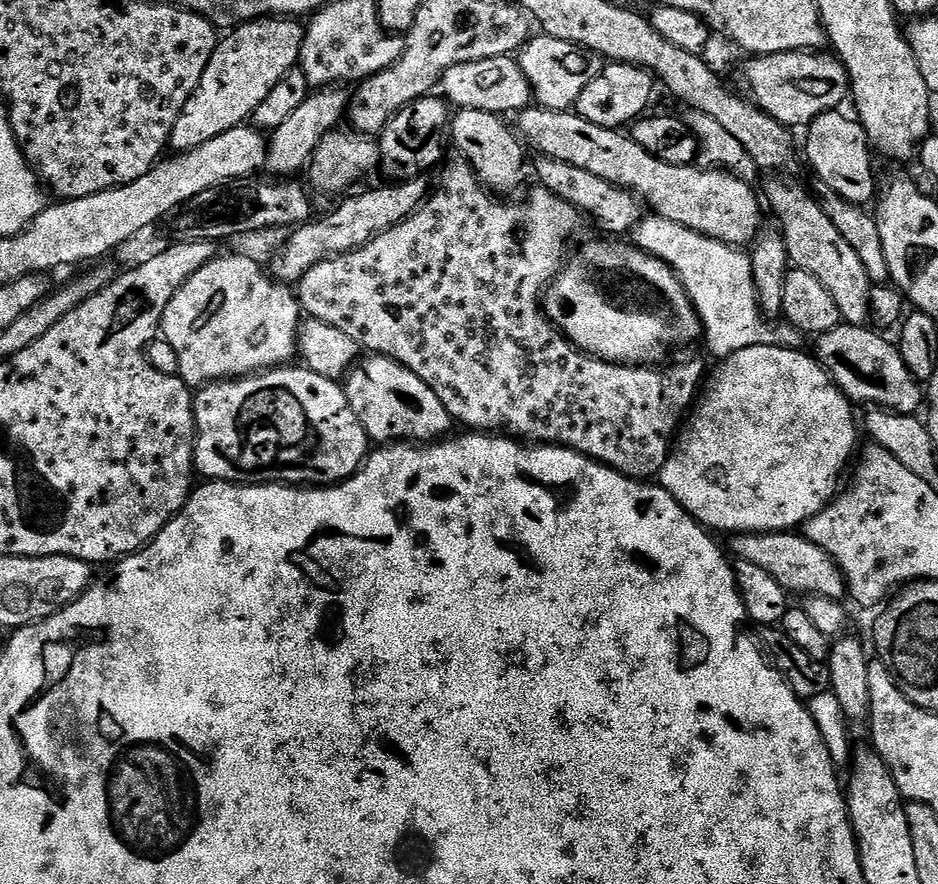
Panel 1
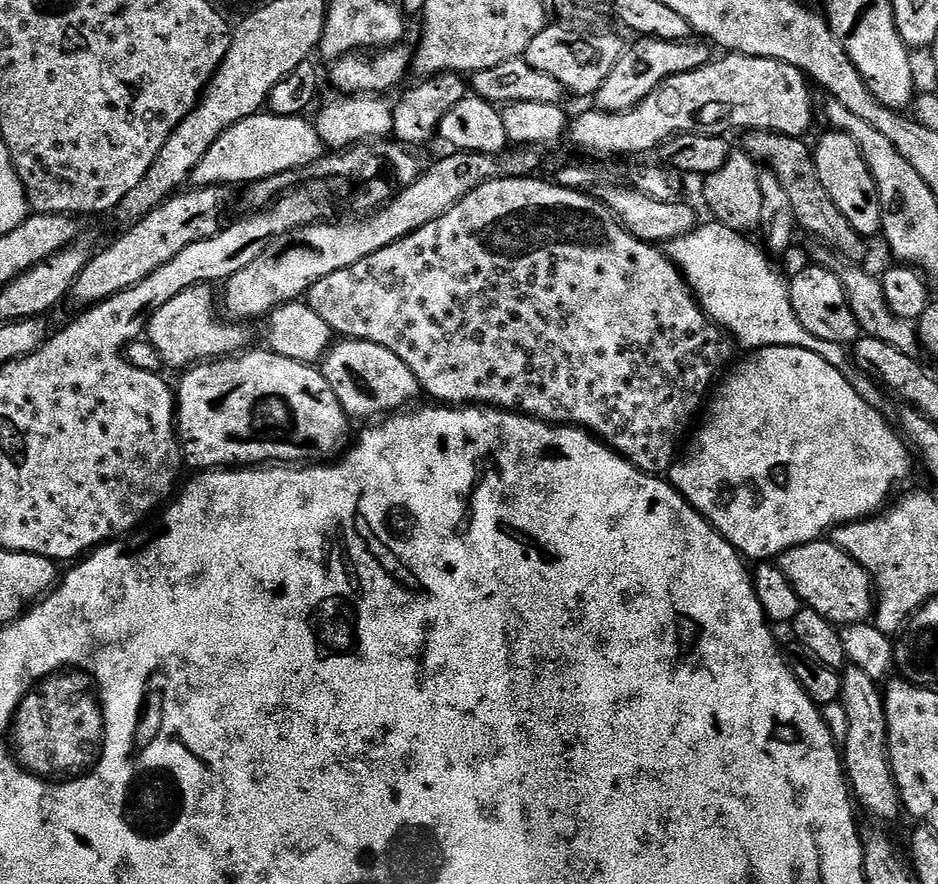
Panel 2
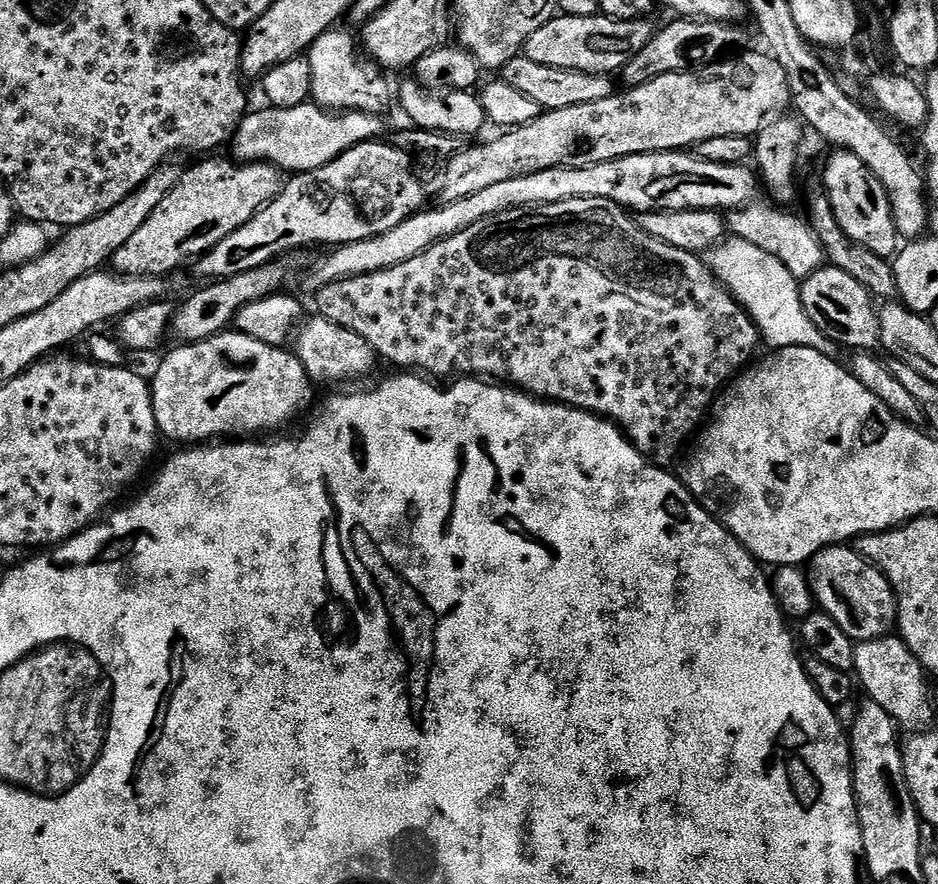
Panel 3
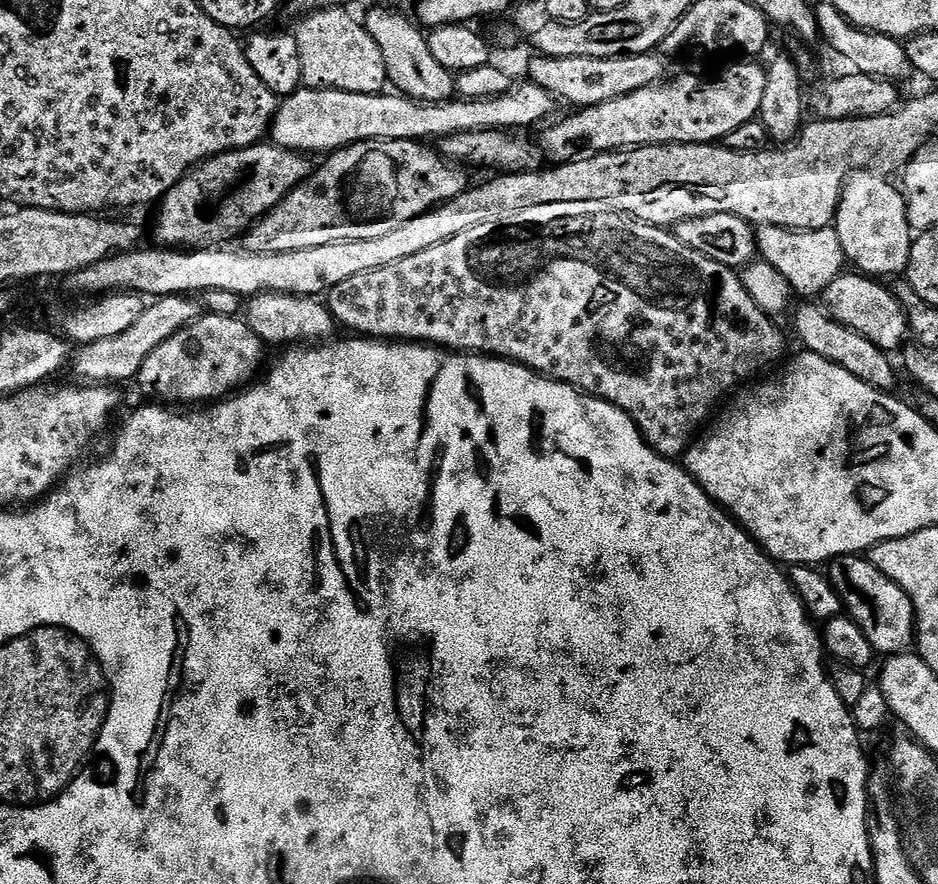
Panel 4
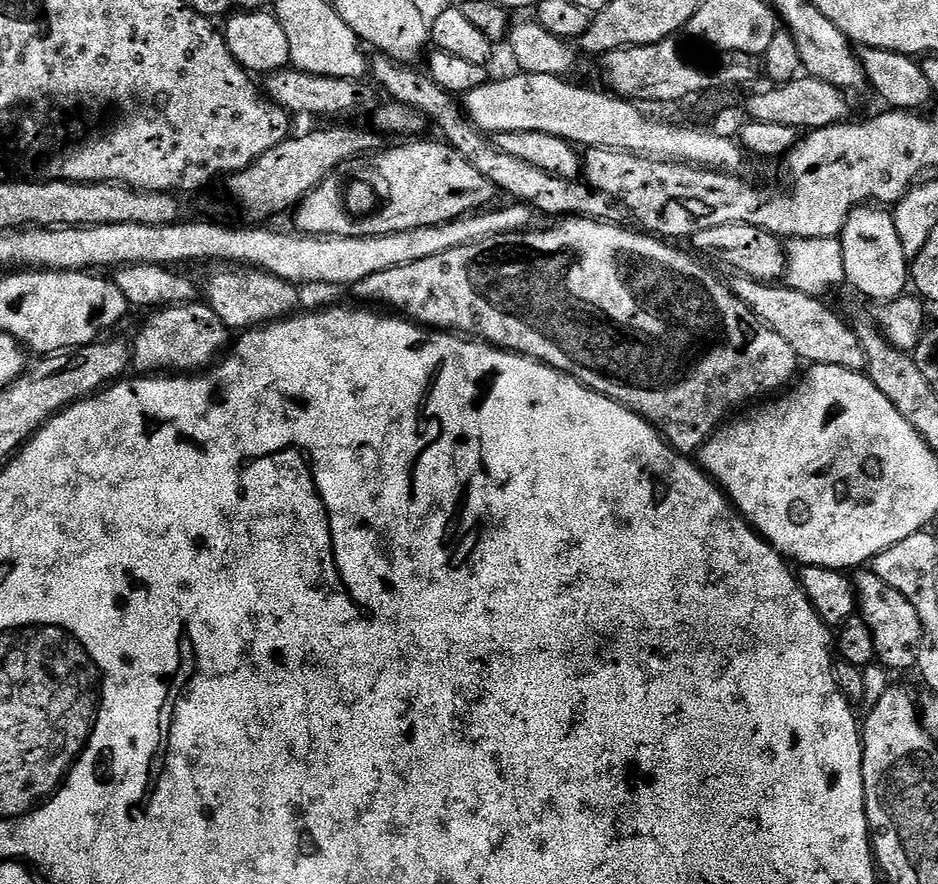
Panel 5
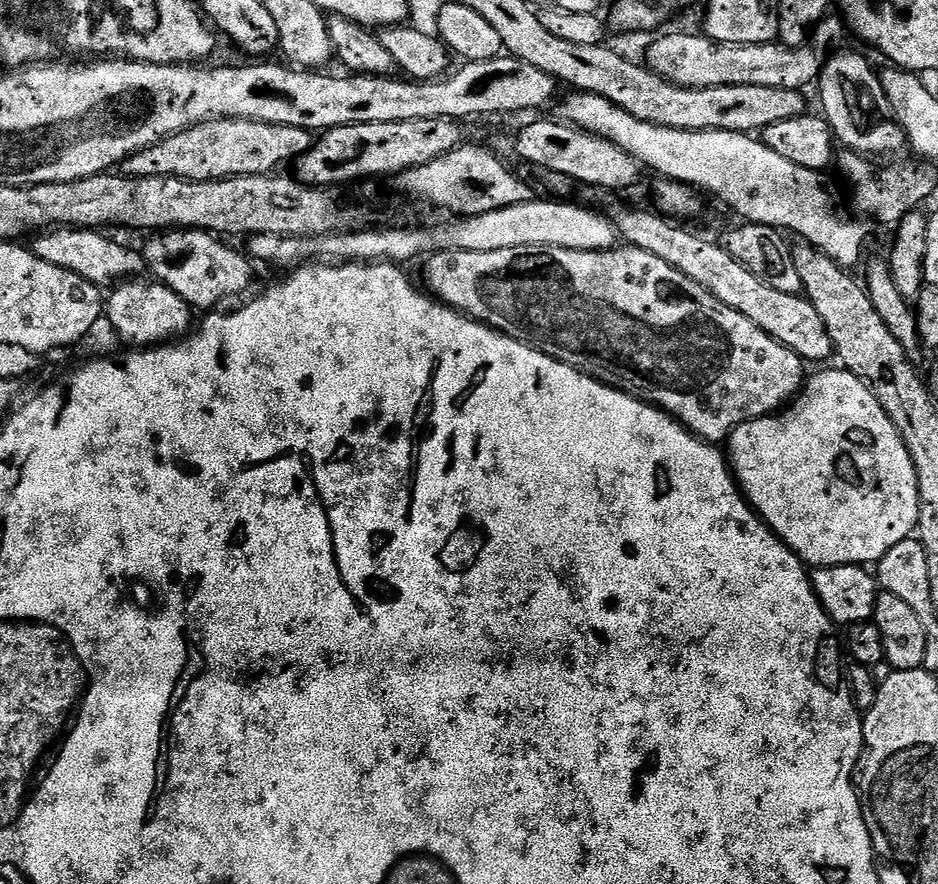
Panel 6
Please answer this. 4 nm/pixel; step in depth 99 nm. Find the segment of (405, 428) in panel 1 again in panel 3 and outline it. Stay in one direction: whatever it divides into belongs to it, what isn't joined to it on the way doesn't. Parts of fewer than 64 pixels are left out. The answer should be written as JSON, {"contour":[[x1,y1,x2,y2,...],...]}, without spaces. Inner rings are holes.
{"contour":[[322,315,313,317,313,320,305,319,294,336,296,356,313,382,317,385,344,384,359,376,368,376,375,370,378,363,376,351,368,345,366,338,362,338,362,334,354,334,354,330,346,330]]}

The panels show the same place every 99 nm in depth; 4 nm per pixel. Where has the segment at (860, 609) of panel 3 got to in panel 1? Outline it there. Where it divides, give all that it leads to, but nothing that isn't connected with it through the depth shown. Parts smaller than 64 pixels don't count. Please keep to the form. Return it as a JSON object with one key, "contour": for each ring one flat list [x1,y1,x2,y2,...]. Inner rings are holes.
{"contour":[[799,531,761,532,759,534,736,534,731,537,736,560,745,560,753,566,766,570,790,594,801,592,801,597,821,596,843,601,846,596,844,573,830,557,814,542,810,542]]}

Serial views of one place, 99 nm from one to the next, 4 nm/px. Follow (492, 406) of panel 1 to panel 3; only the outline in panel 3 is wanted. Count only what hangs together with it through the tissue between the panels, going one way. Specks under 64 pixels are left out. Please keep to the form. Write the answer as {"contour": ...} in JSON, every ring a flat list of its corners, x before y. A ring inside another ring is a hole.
{"contour":[[574,198,566,202,529,204,526,208,499,212,474,222,472,226,466,226,450,238,439,240,422,254,406,262,398,262,398,266,367,272,349,280,330,282,315,293,314,300,315,311,319,315,346,330,354,330,354,334,362,334,362,338,366,338,368,345,376,351,377,357,384,359,385,356,390,363,400,367,397,369,415,370,428,378,487,378,526,392,538,400,565,404,583,412,595,412,597,416,603,416,617,425,628,441,657,466,668,466,683,450,684,443,693,439,694,433,709,415,714,397,753,359,751,356,756,352,756,344,761,343,755,322,724,289,697,253,678,250,678,246,666,246,666,242,650,238,625,209,606,198]]}

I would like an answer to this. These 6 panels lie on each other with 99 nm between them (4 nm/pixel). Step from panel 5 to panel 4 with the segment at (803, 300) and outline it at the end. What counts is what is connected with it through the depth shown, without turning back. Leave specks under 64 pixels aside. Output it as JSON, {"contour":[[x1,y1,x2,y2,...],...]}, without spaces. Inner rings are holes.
{"contour":[[804,303,806,304,796,312,796,336,804,343,803,347,807,351,826,358,834,366,842,366,842,370,850,370,850,374,854,374,854,378,874,386,879,392,892,394,897,391,896,368,892,365,893,357,889,353,874,346,874,342,870,342,870,338,862,338,862,334,833,320,819,303]]}

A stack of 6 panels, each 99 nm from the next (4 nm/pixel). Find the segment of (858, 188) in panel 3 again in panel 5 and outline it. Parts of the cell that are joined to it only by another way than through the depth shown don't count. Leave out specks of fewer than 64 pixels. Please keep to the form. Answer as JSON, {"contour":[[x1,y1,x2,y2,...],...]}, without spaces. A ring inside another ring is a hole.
{"contour":[[857,206,848,215,838,237,845,259,844,279,868,300,887,302,905,295,910,284,910,258,898,242,892,212,884,206]]}

